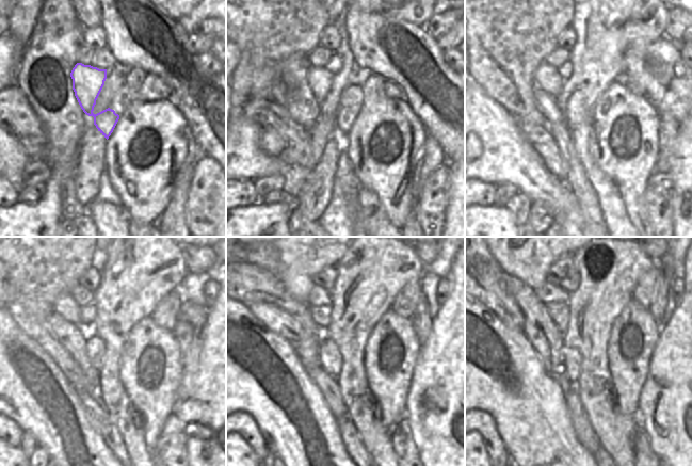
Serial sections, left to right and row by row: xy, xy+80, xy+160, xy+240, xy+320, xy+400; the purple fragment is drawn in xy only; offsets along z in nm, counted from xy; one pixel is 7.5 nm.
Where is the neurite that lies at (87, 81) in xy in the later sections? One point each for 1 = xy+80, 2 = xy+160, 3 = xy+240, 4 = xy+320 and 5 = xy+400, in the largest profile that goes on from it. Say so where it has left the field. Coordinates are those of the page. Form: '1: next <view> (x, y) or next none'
1: next xy+80 (319, 79)
2: next xy+160 (547, 77)
3: next xy+240 (65, 306)
4: next xy+320 (294, 277)
5: next xy+400 (529, 258)

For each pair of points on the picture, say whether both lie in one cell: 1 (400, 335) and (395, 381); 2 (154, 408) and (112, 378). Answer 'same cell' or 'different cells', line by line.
1: same cell
2: different cells

